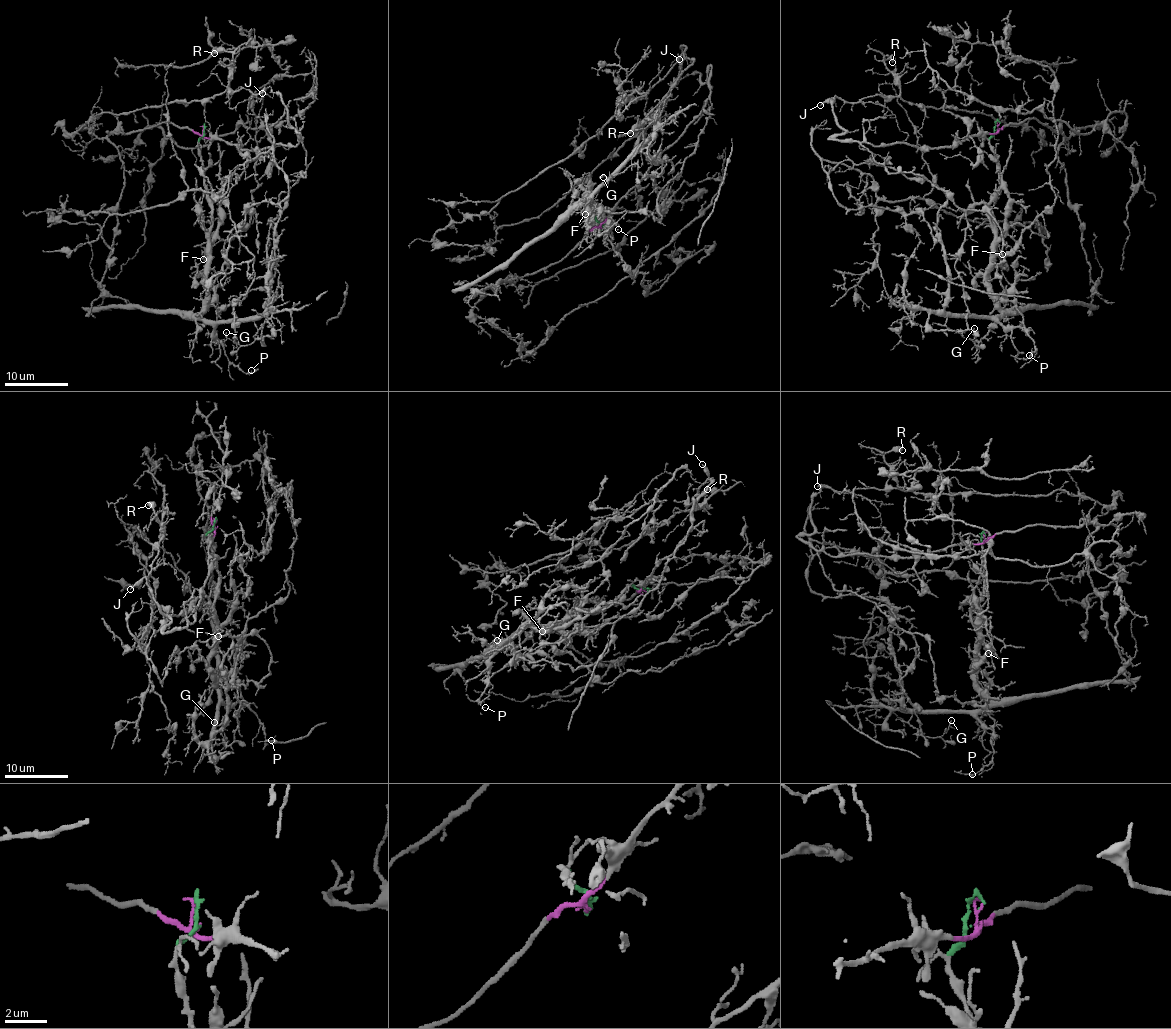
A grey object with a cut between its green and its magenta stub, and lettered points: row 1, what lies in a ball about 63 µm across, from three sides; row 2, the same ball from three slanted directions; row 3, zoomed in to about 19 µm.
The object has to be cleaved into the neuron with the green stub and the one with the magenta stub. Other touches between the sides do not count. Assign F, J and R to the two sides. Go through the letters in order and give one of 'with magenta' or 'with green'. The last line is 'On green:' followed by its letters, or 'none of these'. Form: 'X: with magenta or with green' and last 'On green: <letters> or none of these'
F: with green
J: with magenta
R: with magenta
On green: F

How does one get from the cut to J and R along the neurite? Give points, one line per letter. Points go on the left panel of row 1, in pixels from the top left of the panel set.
J: (203, 128), (206, 138), (217, 136), (240, 151), (297, 145), (301, 140), (283, 100), (269, 88), (262, 94)
R: (203, 128), (206, 138), (217, 136), (240, 151), (301, 140), (270, 89), (229, 91), (232, 54), (214, 53)

